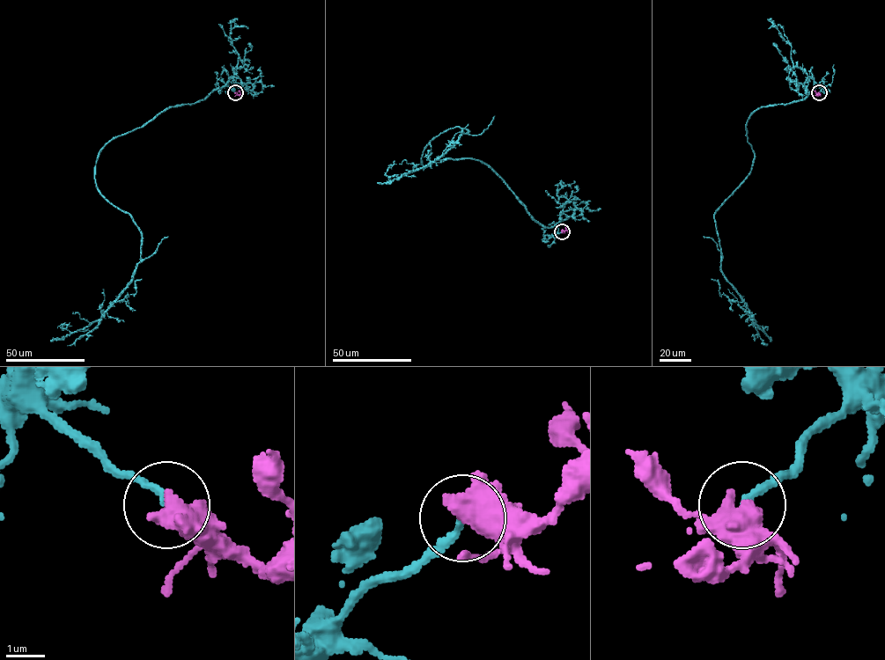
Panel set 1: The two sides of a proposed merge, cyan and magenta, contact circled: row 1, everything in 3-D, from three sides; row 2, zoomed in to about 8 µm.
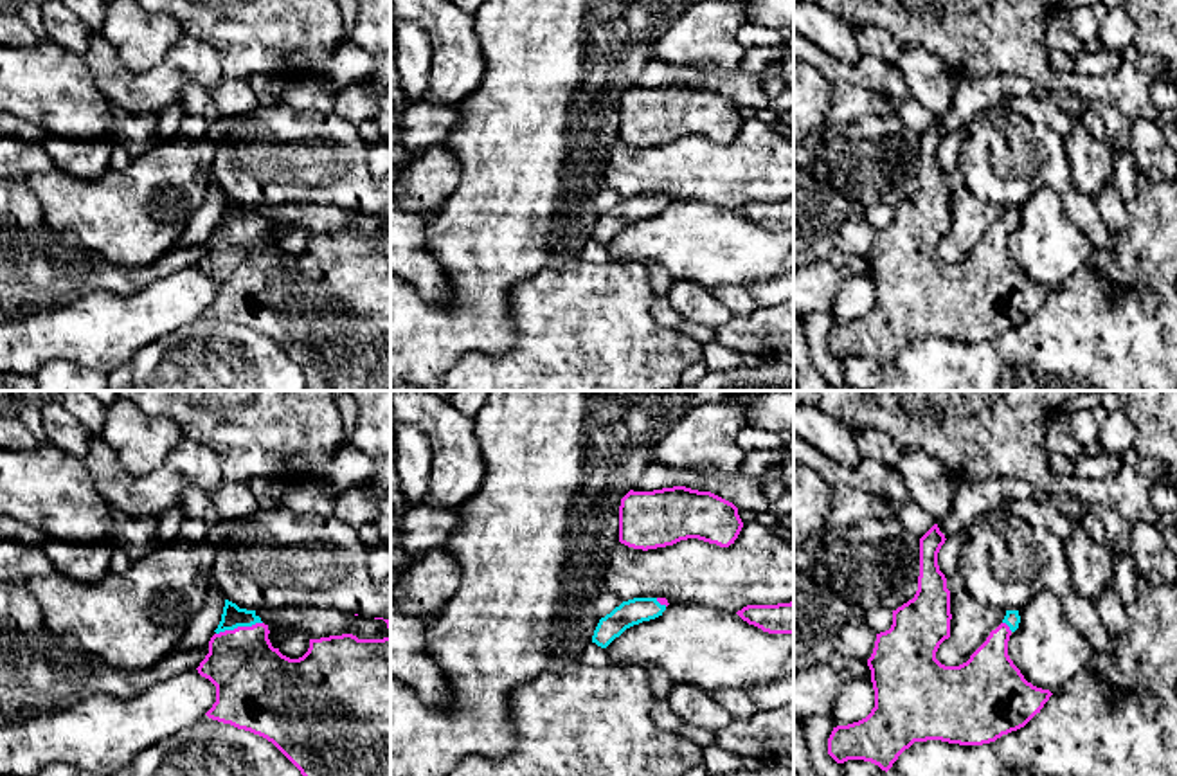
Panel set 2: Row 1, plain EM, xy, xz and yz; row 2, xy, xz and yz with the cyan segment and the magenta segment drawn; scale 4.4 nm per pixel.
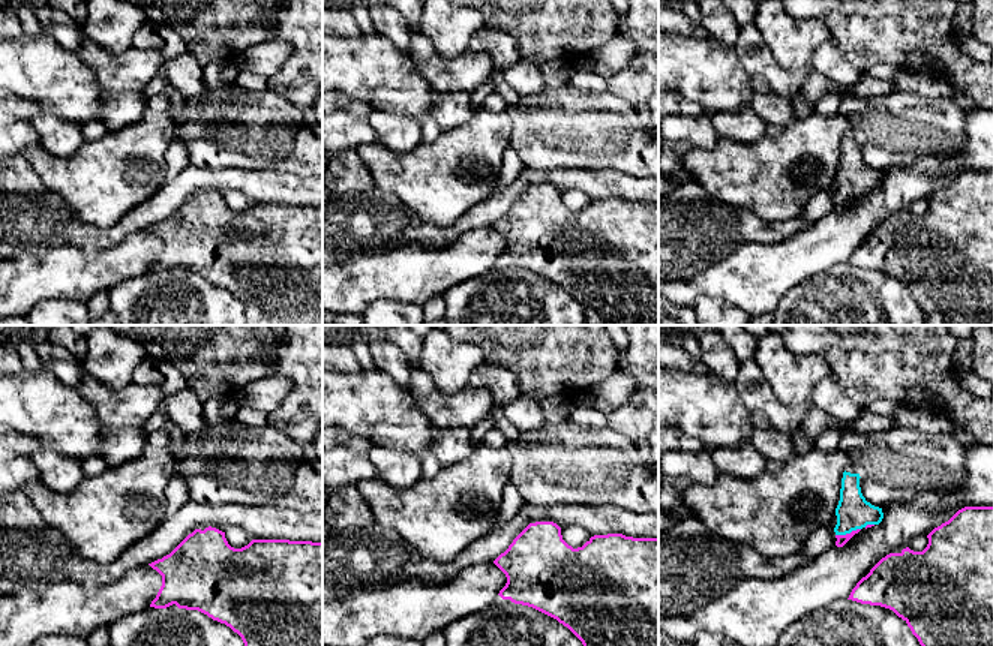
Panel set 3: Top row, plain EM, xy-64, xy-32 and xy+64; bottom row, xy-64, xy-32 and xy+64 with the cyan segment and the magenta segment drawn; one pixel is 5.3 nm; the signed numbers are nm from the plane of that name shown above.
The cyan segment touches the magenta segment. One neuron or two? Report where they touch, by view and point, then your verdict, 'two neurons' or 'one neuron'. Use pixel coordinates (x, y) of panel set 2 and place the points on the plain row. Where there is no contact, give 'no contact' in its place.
contact xy (238, 222); one neuron

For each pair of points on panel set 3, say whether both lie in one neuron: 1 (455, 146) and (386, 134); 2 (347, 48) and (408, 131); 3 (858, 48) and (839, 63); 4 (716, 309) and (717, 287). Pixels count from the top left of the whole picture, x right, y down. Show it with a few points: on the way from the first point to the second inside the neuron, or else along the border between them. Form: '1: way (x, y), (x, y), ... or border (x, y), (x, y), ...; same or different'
1: border (422, 141), (407, 152), (386, 149); different
2: border (374, 108), (383, 113), (413, 117), (419, 122); different
3: border (831, 36), (846, 54); different
4: border (692, 305), (702, 297), (717, 297), (741, 309); different

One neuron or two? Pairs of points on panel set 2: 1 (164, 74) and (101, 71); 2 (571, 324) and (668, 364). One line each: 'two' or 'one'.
1: one
2: one

